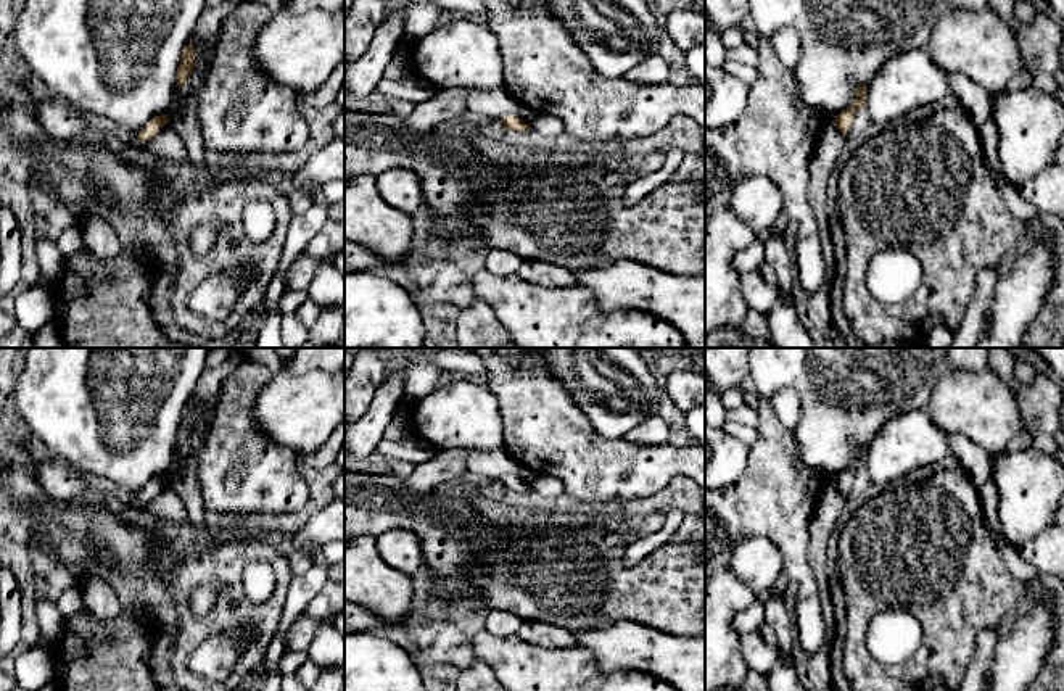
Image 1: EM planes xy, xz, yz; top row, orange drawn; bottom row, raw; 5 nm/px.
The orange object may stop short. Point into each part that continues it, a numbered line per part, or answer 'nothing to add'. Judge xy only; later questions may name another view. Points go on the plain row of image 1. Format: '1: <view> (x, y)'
nothing to add

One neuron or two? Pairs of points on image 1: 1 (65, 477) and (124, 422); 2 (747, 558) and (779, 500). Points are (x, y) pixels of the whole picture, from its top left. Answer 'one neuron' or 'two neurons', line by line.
1: two neurons
2: two neurons

